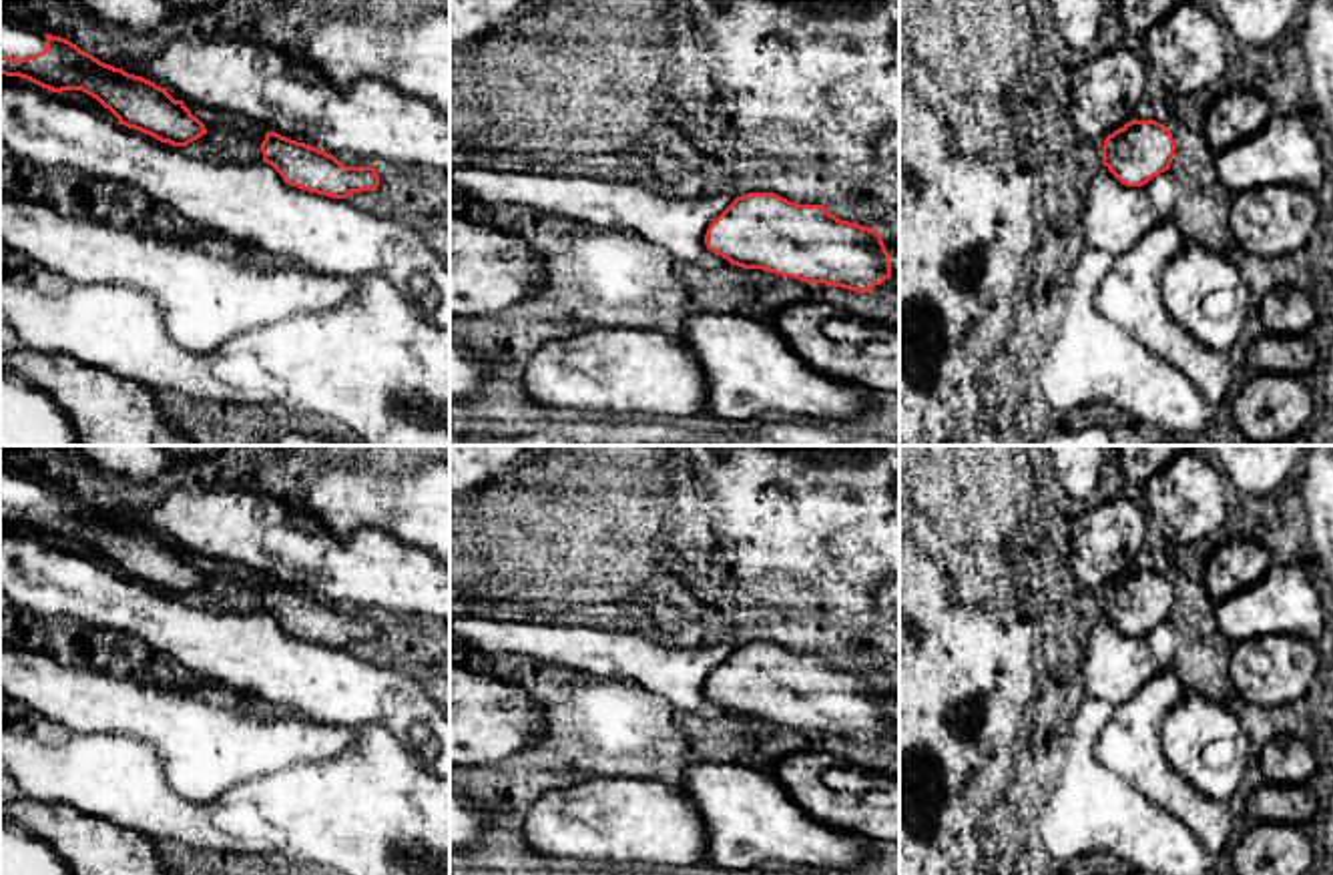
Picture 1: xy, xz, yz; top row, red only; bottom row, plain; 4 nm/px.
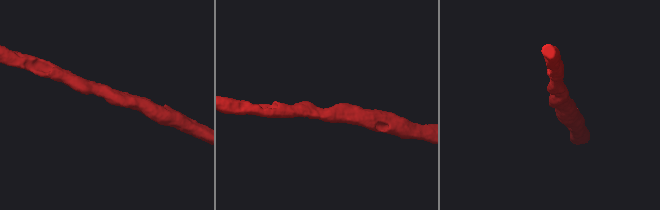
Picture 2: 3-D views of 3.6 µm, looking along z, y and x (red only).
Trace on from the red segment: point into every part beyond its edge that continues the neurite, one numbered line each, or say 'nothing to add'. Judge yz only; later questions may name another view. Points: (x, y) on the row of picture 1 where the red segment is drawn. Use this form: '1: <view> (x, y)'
nothing to add

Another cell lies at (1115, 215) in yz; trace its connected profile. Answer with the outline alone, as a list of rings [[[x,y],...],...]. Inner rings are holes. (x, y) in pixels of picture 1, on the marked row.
[[[1102,165],[1082,201],[1084,245],[1118,257],[1152,225],[1172,219],[1176,199],[1178,179],[1170,169],[1142,187],[1126,187]]]

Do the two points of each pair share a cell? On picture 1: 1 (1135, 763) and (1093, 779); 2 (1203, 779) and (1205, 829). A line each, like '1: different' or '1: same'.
1: different
2: different

